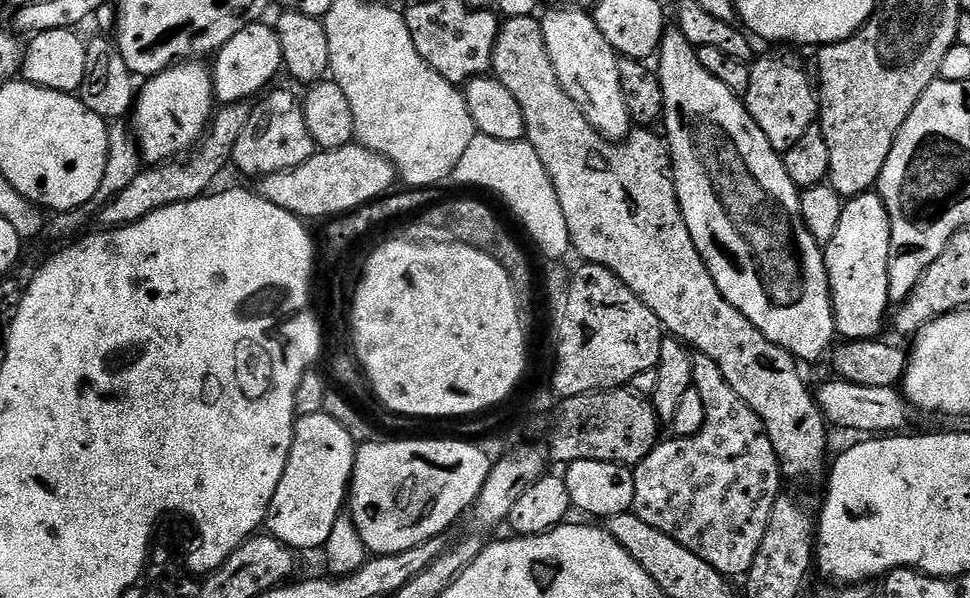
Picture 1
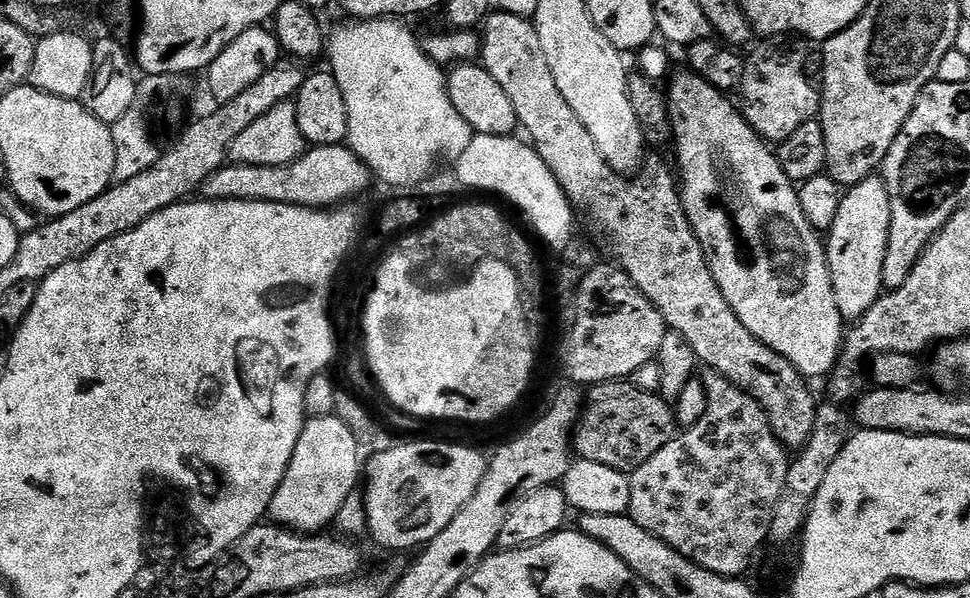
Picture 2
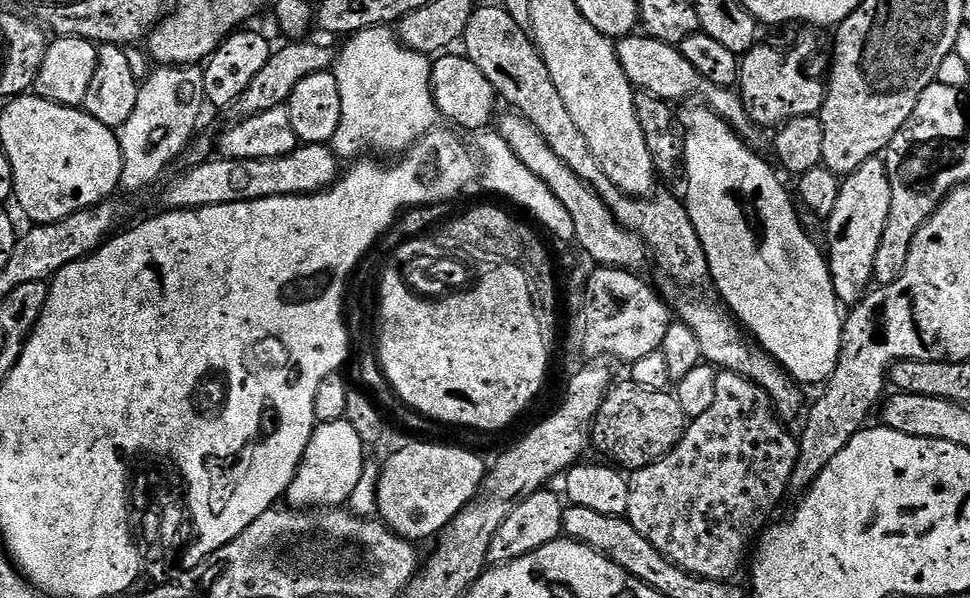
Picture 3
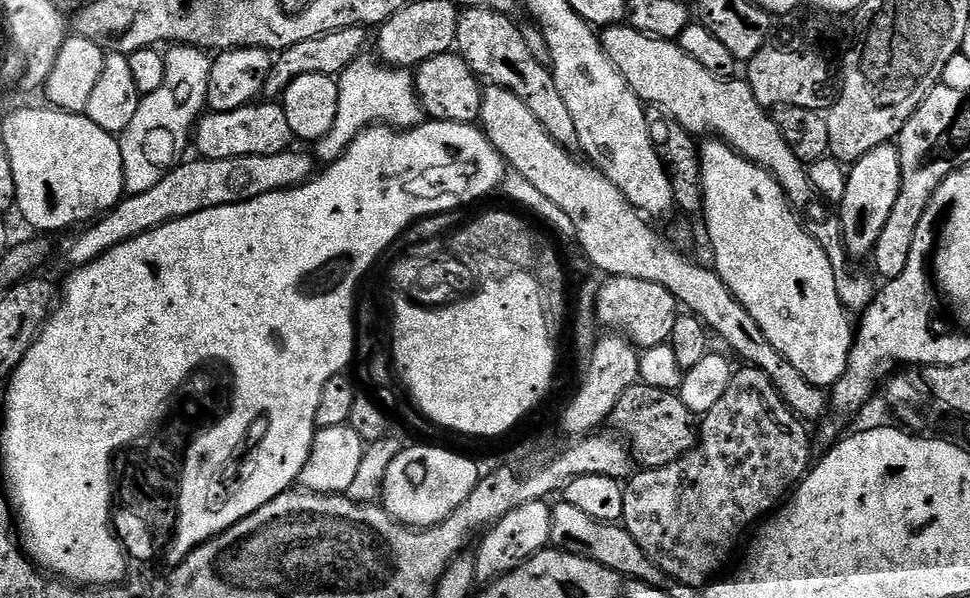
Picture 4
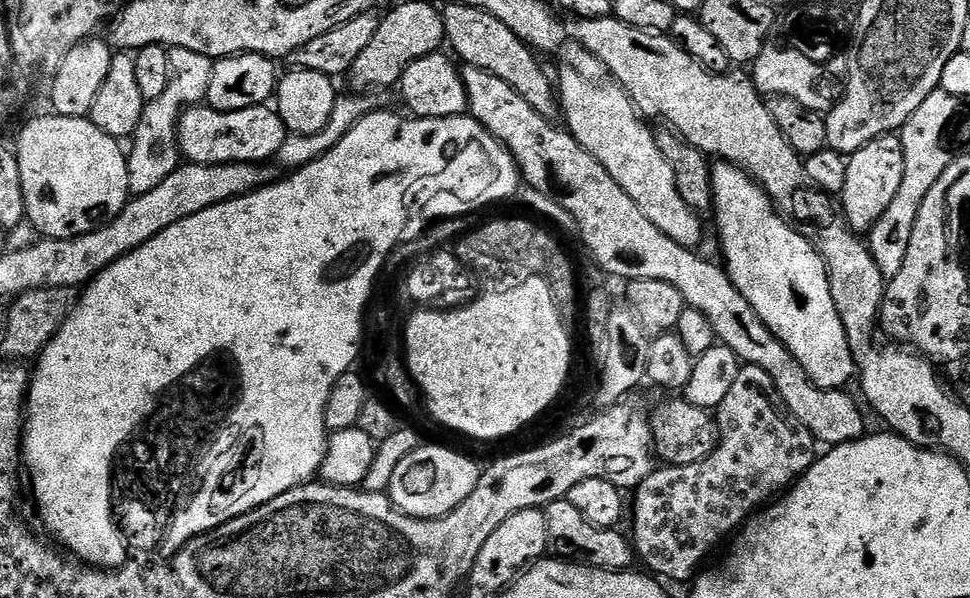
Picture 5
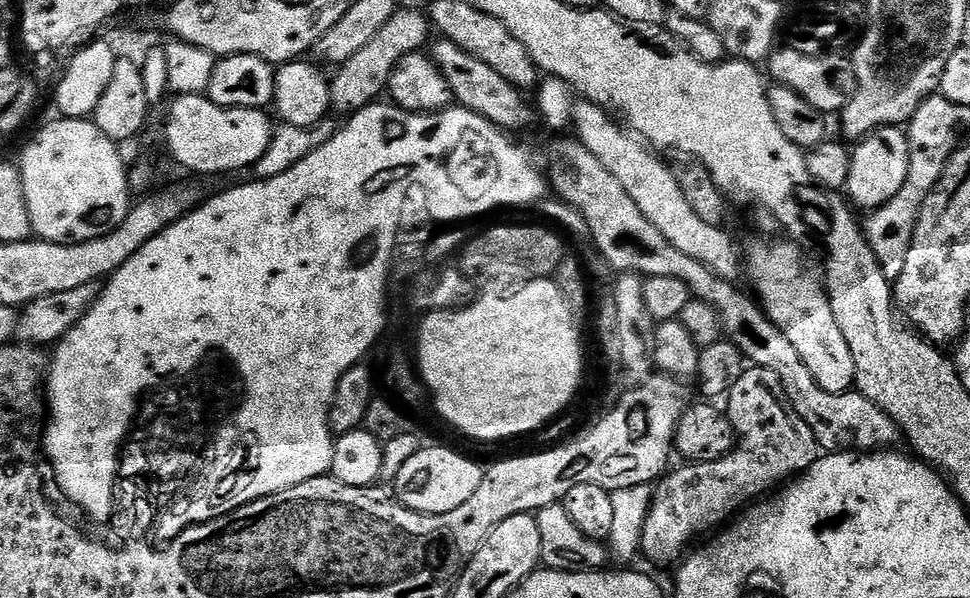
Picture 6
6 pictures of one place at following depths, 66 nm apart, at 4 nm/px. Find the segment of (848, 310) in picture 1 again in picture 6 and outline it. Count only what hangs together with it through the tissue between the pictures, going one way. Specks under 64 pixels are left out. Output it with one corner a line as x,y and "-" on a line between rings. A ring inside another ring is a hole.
903,127
877,128
870,136
865,136
851,149
850,178
846,196
857,209
871,210
880,208
898,190
902,190
902,182
906,182
906,174
910,170
910,150
908,134

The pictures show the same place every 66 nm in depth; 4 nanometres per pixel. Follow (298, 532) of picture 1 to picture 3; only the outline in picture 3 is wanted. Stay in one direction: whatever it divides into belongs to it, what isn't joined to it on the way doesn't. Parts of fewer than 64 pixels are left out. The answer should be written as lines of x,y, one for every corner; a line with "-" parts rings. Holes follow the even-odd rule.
348,419
317,423
302,454
302,462
288,487
287,503
297,510
319,510
347,505
354,485
358,483
358,478
362,478
365,459
366,449
362,438
358,438

